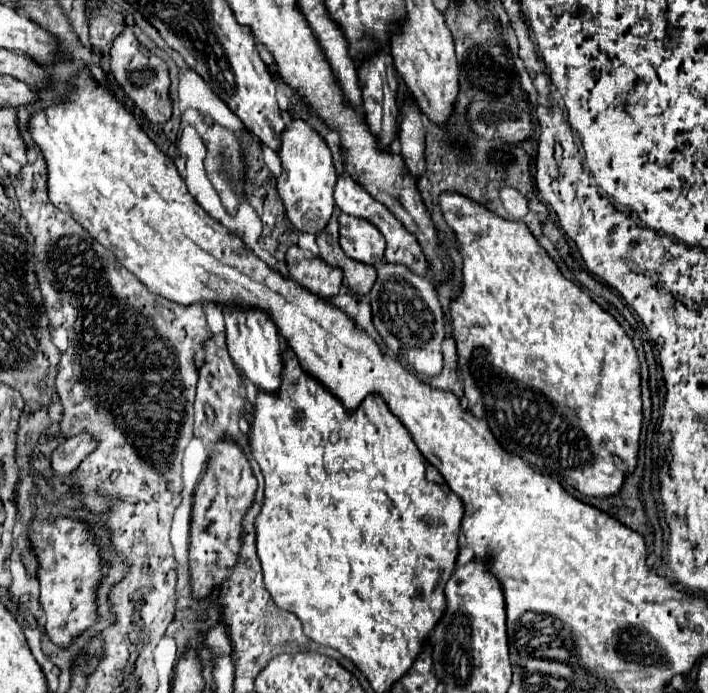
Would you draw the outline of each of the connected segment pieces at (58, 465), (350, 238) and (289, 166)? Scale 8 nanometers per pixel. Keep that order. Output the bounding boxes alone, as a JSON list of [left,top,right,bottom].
[[52,433,94,477],[338,213,386,267],[276,109,338,233]]

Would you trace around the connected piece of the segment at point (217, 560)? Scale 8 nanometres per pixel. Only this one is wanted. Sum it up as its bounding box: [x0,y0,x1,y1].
[190,443,256,601]

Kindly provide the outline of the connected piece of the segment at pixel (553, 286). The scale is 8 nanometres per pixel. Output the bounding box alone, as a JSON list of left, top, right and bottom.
[440,191,642,497]

